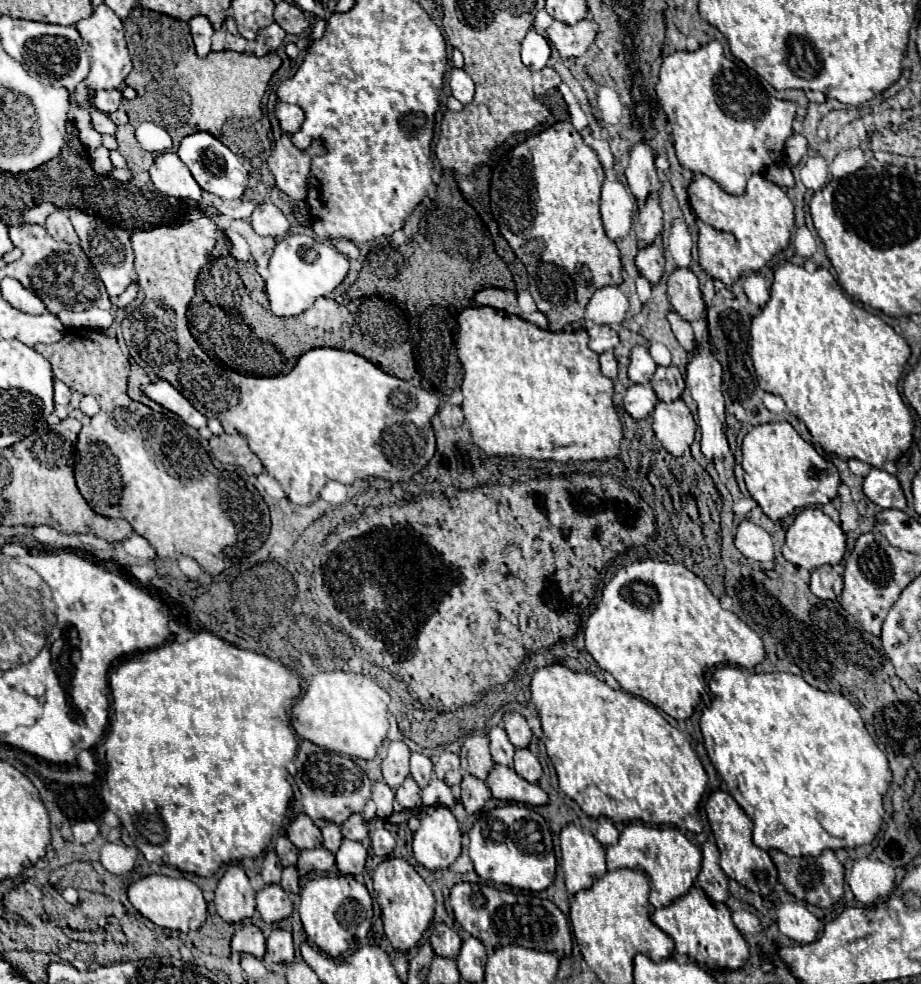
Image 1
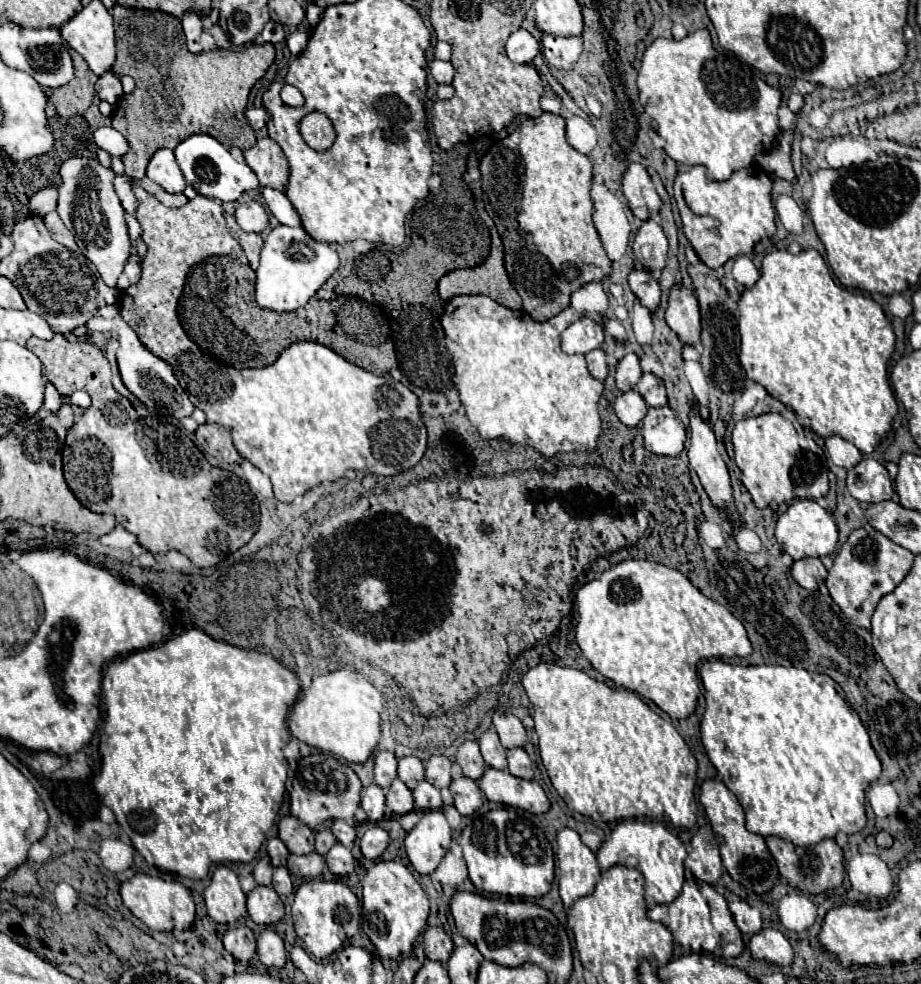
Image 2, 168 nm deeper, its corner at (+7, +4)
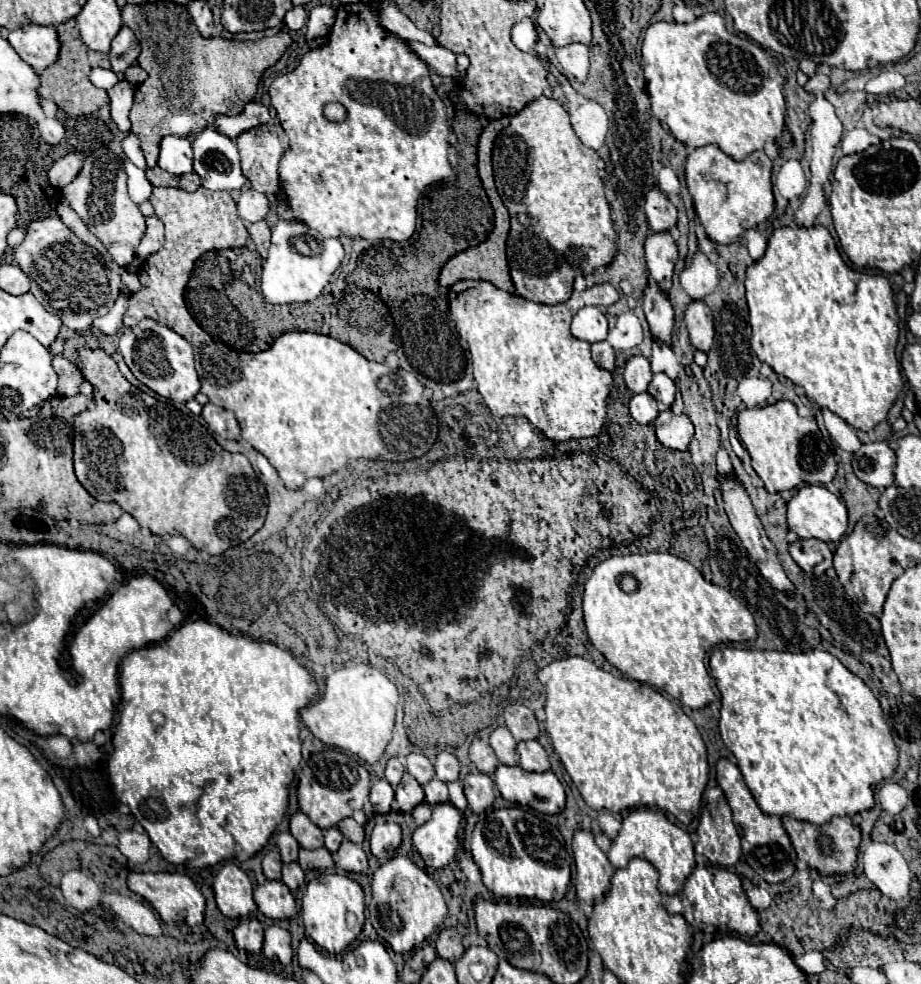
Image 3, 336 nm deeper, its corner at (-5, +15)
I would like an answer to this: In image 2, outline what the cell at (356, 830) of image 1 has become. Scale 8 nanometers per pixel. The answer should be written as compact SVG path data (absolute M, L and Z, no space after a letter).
M335 820L333 826L331 826L331 832L333 832L333 836L335 836L341 844L345 844L347 848L353 846L353 842L355 842L355 828L349 826L345 820Z

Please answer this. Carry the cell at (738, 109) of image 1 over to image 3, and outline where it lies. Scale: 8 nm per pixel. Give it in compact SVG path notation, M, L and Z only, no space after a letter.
M705 13L693 23L683 25L665 21L649 25L643 35L641 57L651 111L683 145L695 149L713 143L735 161L741 161L749 153L763 149L767 141L781 137L785 127L785 69L757 43L729 33L725 29L725 19L719 13Z

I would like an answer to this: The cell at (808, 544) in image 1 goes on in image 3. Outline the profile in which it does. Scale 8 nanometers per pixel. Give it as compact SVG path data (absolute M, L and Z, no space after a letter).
M803 485L795 497L787 503L787 525L801 539L821 539L821 541L839 541L847 531L847 507L845 503L827 491L823 485Z

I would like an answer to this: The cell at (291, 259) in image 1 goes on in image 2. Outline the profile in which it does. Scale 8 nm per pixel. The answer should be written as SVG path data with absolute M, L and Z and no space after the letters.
M277 226L265 238L261 250L261 264L257 268L255 300L261 308L275 312L291 312L309 302L311 296L327 282L327 278L337 270L339 258L329 244L313 240L303 228Z

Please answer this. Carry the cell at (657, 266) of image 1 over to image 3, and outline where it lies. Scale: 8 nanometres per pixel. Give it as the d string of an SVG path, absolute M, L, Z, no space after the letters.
M649 285L645 289L645 301L643 301L645 317L649 323L649 331L653 341L671 345L671 331L673 331L673 307L669 303L669 297L657 289L657 285Z

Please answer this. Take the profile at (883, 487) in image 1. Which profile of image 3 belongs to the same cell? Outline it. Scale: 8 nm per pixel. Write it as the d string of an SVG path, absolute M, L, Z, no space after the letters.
M885 441L865 443L853 453L853 473L867 485L885 489L893 485L895 453Z

